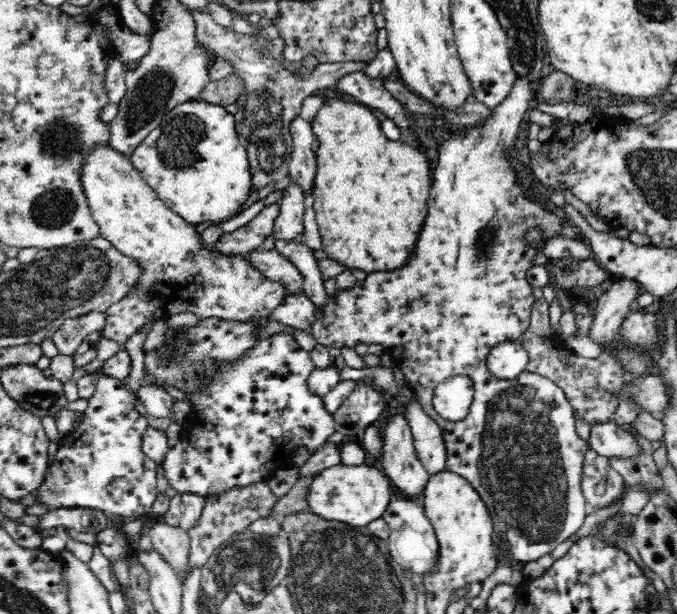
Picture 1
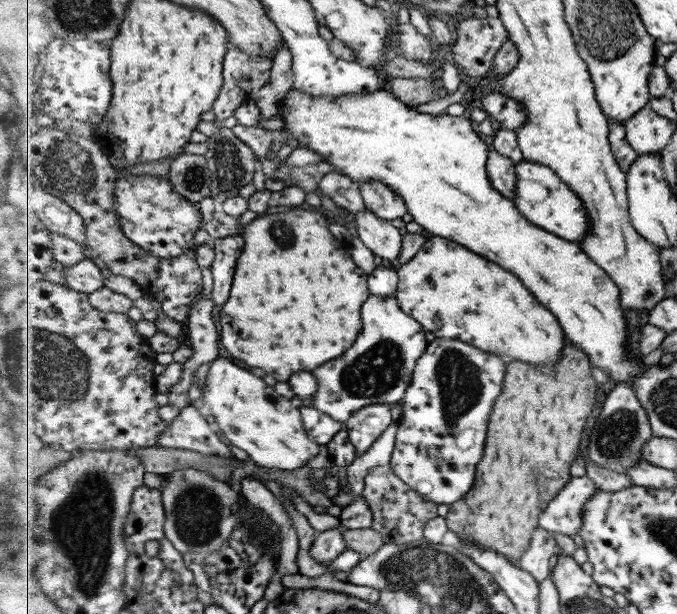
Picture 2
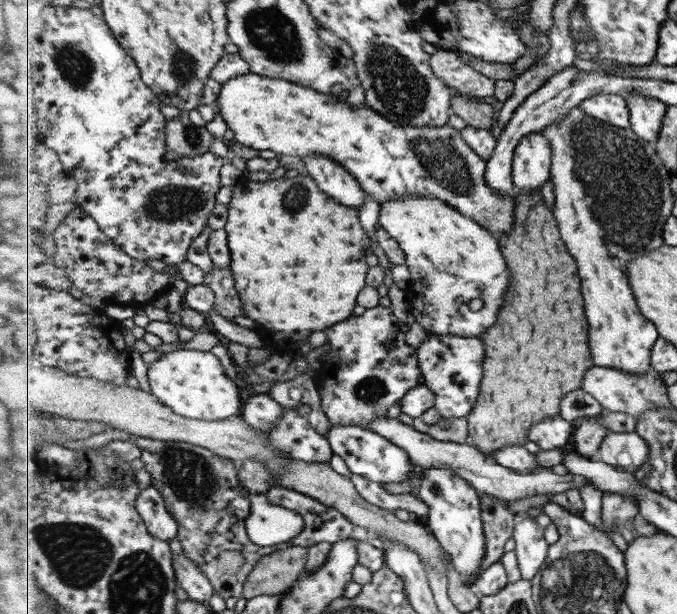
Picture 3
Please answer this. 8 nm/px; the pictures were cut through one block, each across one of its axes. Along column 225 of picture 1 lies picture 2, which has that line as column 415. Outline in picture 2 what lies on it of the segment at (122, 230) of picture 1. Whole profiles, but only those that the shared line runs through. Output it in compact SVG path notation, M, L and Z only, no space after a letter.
M432 235L406 266L399 268L396 299L401 309L416 317L424 330L438 338L461 340L497 353L507 360L525 360L541 367L561 362L567 338L560 320L528 290L519 277L454 240Z

